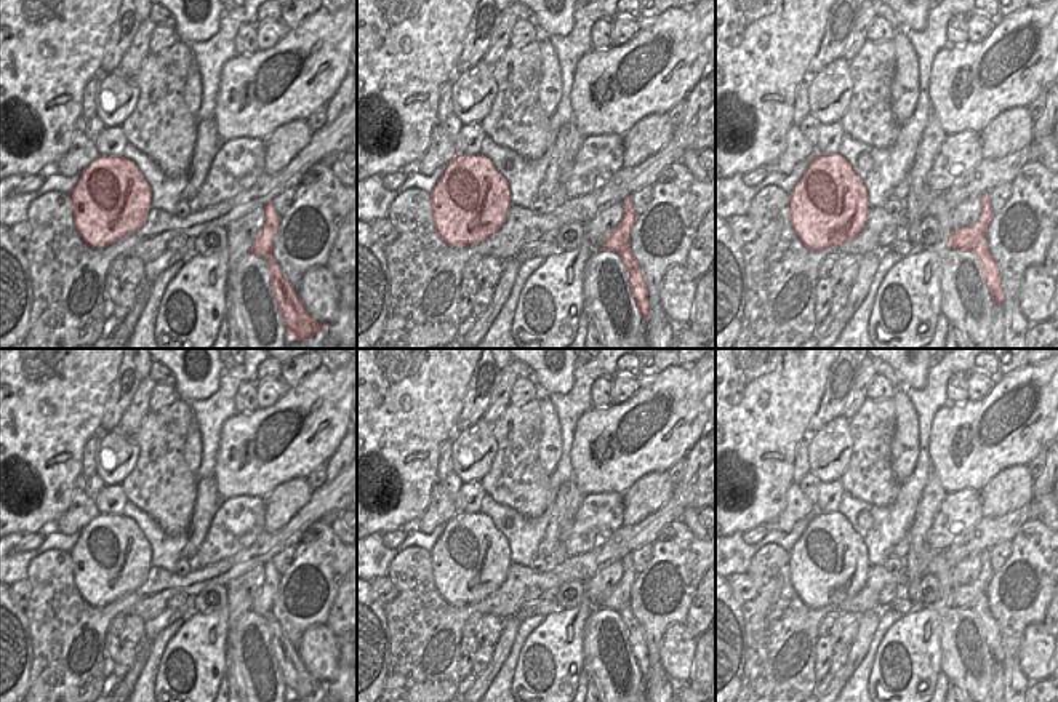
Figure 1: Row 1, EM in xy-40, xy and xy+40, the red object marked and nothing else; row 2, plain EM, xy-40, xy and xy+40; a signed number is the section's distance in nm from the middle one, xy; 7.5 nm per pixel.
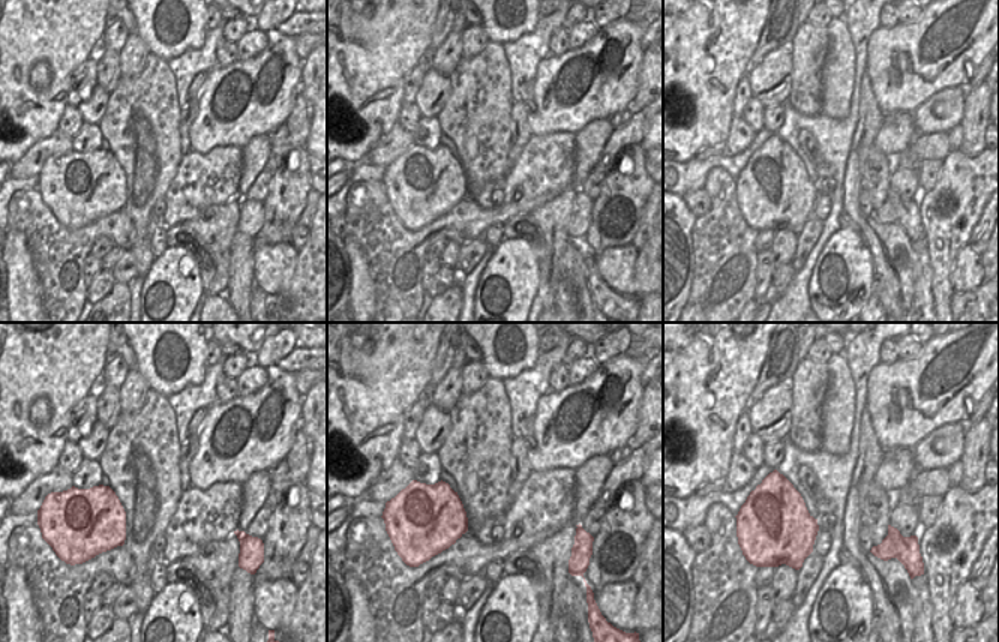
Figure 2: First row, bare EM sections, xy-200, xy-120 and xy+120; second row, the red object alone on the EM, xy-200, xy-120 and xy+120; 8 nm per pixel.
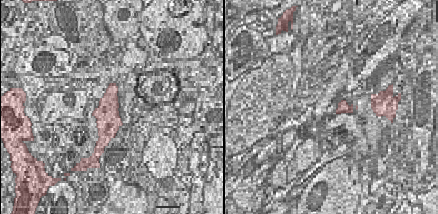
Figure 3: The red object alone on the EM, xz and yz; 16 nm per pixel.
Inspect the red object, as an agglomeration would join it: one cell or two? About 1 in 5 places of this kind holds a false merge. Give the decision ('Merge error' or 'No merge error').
No merge error.

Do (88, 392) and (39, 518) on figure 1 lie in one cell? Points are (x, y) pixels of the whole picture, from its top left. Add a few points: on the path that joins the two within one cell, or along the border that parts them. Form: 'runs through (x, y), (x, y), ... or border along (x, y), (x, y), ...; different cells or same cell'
runs through (56, 424), (44, 437), (44, 480), (47, 486); same cell

